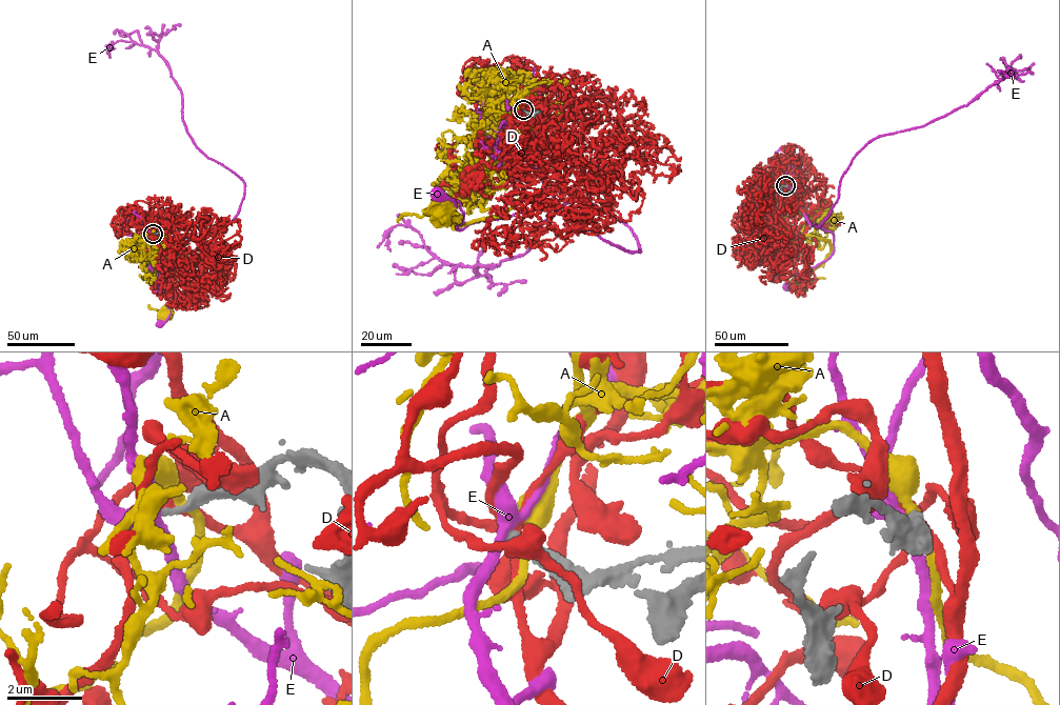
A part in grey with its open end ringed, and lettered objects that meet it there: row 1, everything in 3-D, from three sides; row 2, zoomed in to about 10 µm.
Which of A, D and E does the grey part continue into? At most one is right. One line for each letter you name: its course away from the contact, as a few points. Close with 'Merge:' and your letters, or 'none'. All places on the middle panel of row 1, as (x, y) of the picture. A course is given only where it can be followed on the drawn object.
Merge: none

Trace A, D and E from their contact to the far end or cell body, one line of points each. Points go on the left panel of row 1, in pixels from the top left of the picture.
A: (154, 234), (153, 245), (164, 248), (176, 264), (171, 269), (171, 262), (168, 276), (173, 301), (162, 315)
D: (154, 234), (175, 260), (191, 262), (207, 252), (221, 267), (199, 282), (192, 262)
E: (153, 234), (170, 243), (176, 237), (194, 238), (178, 246), (174, 255), (170, 314), (160, 323)

